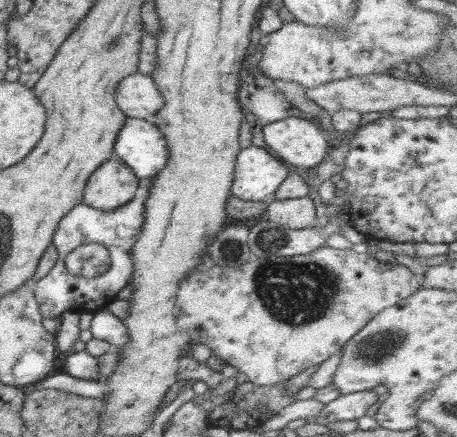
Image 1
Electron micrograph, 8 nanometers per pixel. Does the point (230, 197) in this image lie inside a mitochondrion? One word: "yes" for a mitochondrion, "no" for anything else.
no

